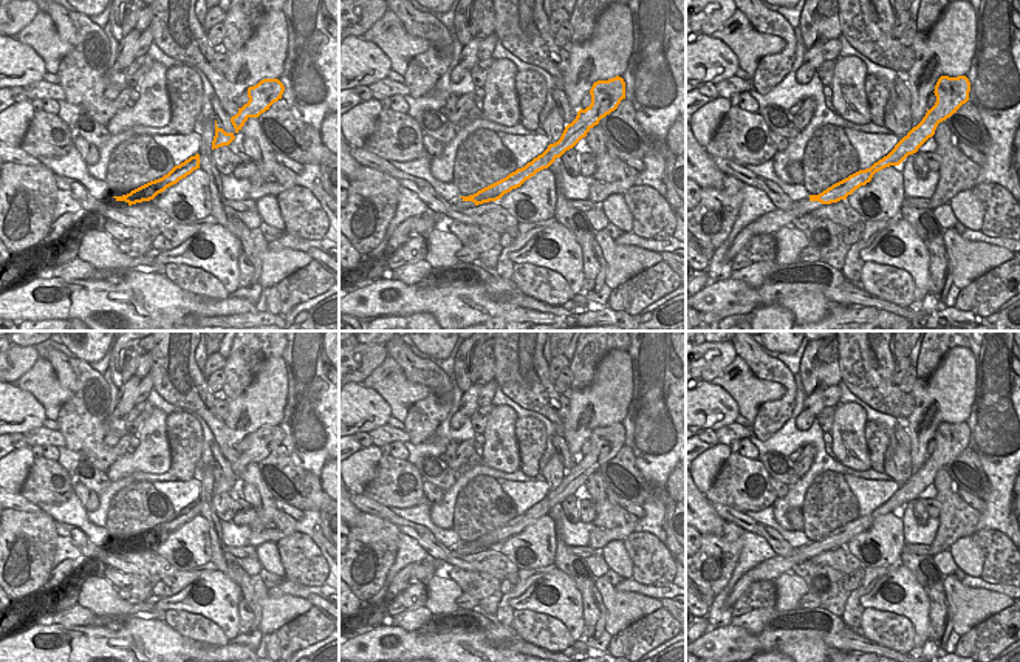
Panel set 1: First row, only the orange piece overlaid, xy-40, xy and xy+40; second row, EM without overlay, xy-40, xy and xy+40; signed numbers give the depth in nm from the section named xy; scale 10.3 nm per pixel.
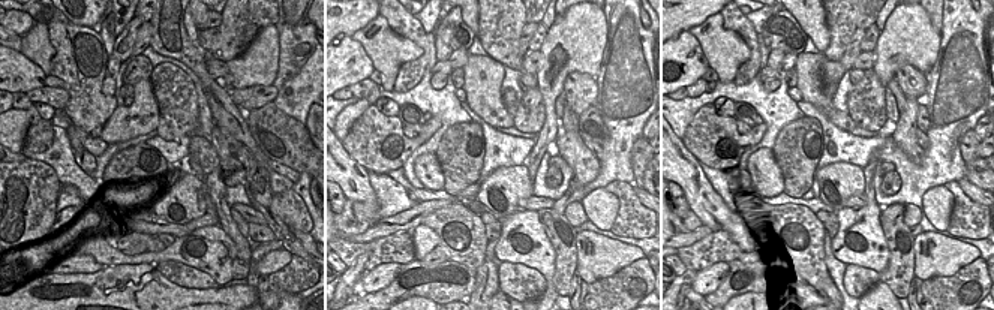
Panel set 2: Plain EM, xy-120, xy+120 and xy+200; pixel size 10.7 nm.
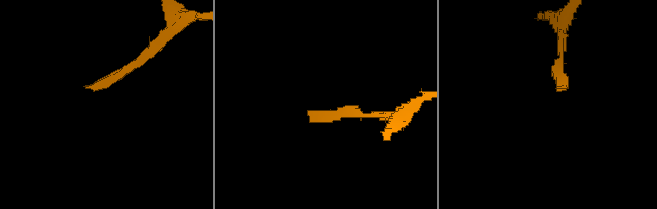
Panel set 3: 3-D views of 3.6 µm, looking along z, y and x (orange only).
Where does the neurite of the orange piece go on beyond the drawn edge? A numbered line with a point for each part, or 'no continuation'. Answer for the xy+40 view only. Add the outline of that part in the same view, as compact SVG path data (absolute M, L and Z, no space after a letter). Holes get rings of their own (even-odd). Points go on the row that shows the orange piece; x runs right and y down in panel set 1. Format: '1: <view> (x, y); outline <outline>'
1: xy+40 (770, 223); outline M809 196L792 201L791 207L786 210L775 209L772 212L768 212L762 217L758 217L755 221L752 221L752 232L754 235L760 234L775 234L783 226L792 226L792 221L799 217L803 217L825 204L819 201L811 201Z

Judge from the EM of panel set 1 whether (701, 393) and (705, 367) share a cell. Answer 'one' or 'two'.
two

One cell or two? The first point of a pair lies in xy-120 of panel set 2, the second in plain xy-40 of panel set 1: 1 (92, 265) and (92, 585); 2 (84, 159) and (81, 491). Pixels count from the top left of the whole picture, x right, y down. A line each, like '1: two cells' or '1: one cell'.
1: two cells
2: one cell

